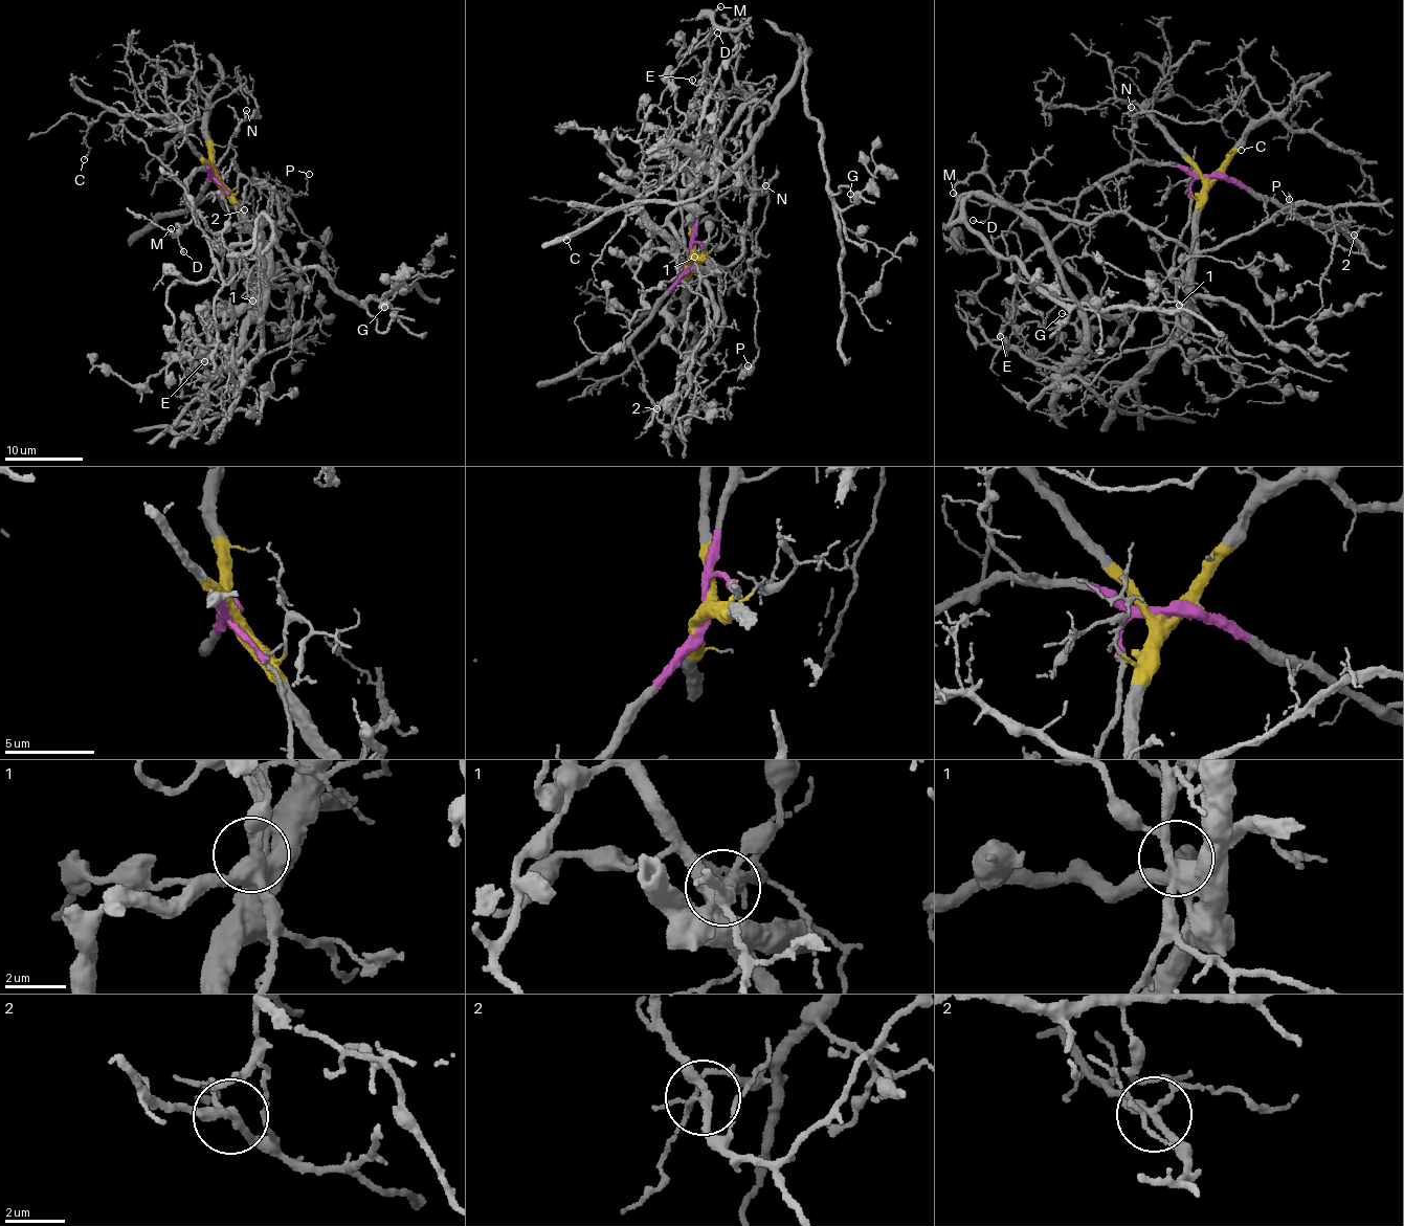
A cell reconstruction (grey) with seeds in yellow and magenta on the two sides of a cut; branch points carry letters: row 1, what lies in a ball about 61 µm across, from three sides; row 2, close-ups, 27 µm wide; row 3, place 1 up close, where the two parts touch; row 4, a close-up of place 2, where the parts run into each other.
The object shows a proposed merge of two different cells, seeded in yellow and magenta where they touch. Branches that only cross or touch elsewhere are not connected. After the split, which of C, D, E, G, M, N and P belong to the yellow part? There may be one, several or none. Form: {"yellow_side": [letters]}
{"yellow_side": ["C", "G"]}

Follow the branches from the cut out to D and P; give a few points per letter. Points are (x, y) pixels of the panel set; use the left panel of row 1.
D: (214, 173), (207, 175), (208, 168), (186, 179), (182, 194), (195, 217), (175, 225), (184, 251)
P: (214, 173), (217, 171), (195, 205), (214, 195), (264, 222), (276, 223), (290, 193), (306, 192), (309, 173)

